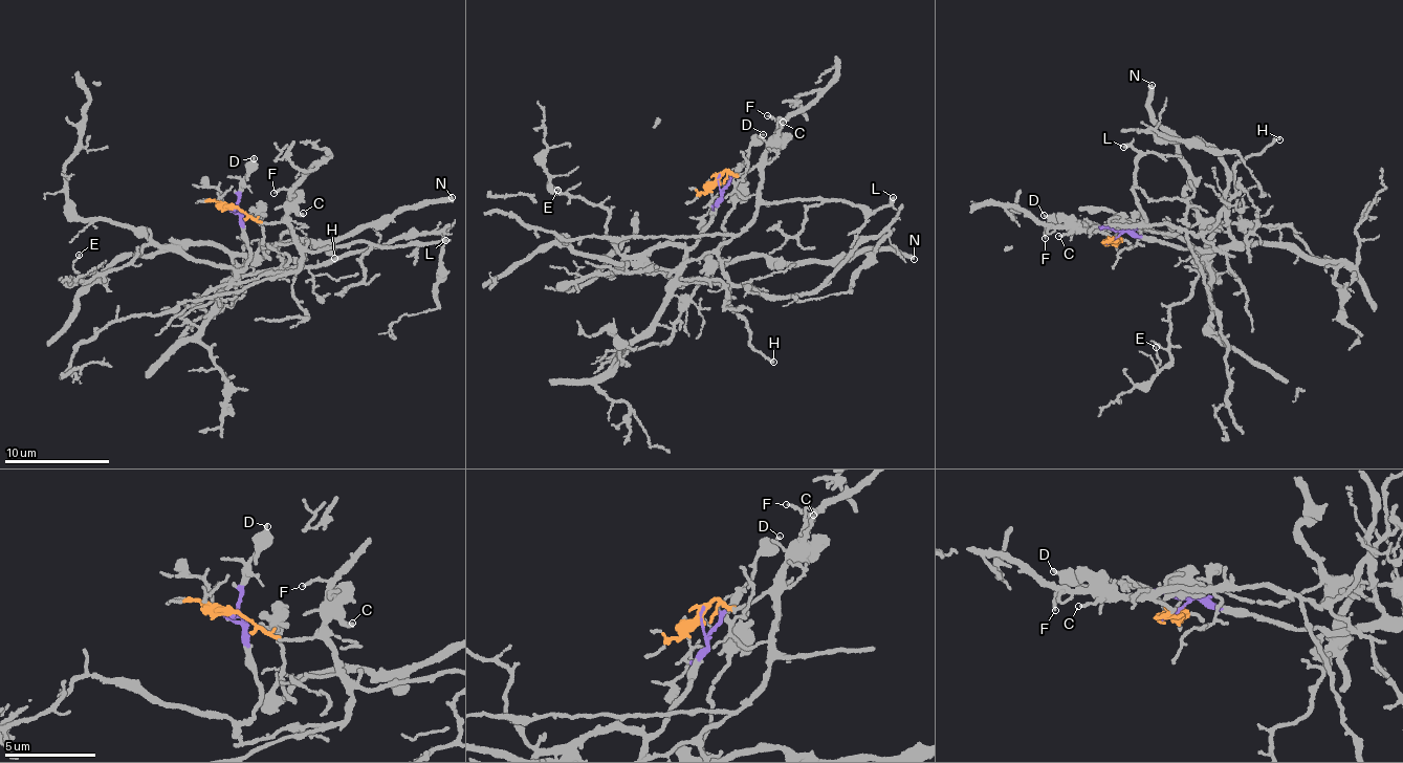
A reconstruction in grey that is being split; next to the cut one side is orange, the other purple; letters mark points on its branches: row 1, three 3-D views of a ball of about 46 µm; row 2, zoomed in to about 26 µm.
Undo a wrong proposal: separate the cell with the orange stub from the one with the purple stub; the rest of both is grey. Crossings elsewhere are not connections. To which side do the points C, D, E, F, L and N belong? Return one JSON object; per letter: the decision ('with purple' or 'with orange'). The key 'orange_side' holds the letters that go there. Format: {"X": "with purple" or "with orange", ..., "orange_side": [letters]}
{"C": "with orange", "D": "with purple", "E": "with purple", "F": "with orange", "L": "with orange", "N": "with orange", "orange_side": ["C", "F", "L", "N"]}

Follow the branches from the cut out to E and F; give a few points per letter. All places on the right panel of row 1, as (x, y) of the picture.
E: (1111, 242), (1133, 232), (1202, 252), (1188, 295), (1169, 308), (1171, 352), (1161, 368), (1157, 347)
F: (1111, 242), (1104, 241), (1112, 239), (1102, 232), (1049, 229), (1046, 230), (1046, 239)

